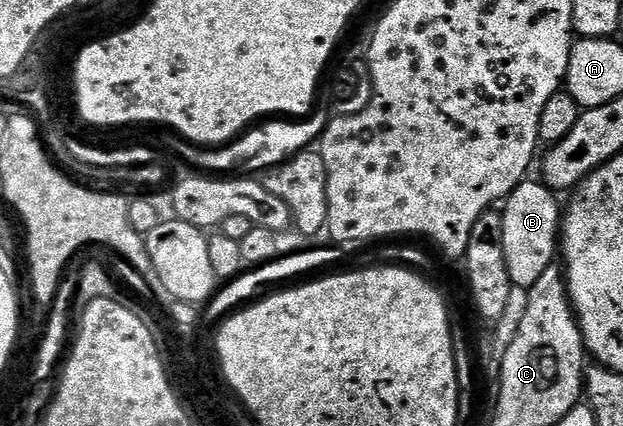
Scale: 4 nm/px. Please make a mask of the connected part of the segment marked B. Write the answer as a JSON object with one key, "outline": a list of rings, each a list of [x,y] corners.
{"outline":[[[525,180],[515,186],[502,206],[502,245],[506,268],[513,286],[530,287],[538,284],[542,272],[554,265],[558,254],[558,239],[562,234],[562,202],[543,181]]]}

